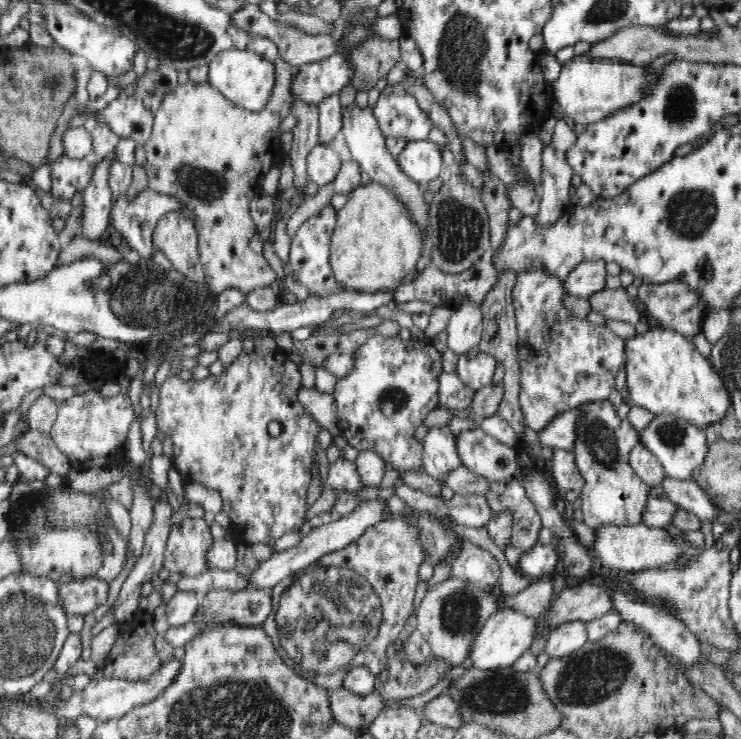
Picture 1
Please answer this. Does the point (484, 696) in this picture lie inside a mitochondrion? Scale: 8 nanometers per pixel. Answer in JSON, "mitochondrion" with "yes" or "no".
{"mitochondrion":"yes"}

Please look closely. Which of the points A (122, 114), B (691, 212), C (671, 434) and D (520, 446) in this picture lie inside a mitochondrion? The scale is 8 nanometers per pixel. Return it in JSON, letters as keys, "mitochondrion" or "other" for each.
{"A":"other","B":"mitochondrion","C":"mitochondrion","D":"other"}

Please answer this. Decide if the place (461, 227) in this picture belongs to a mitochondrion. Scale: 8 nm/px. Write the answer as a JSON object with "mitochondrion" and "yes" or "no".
{"mitochondrion":"yes"}

